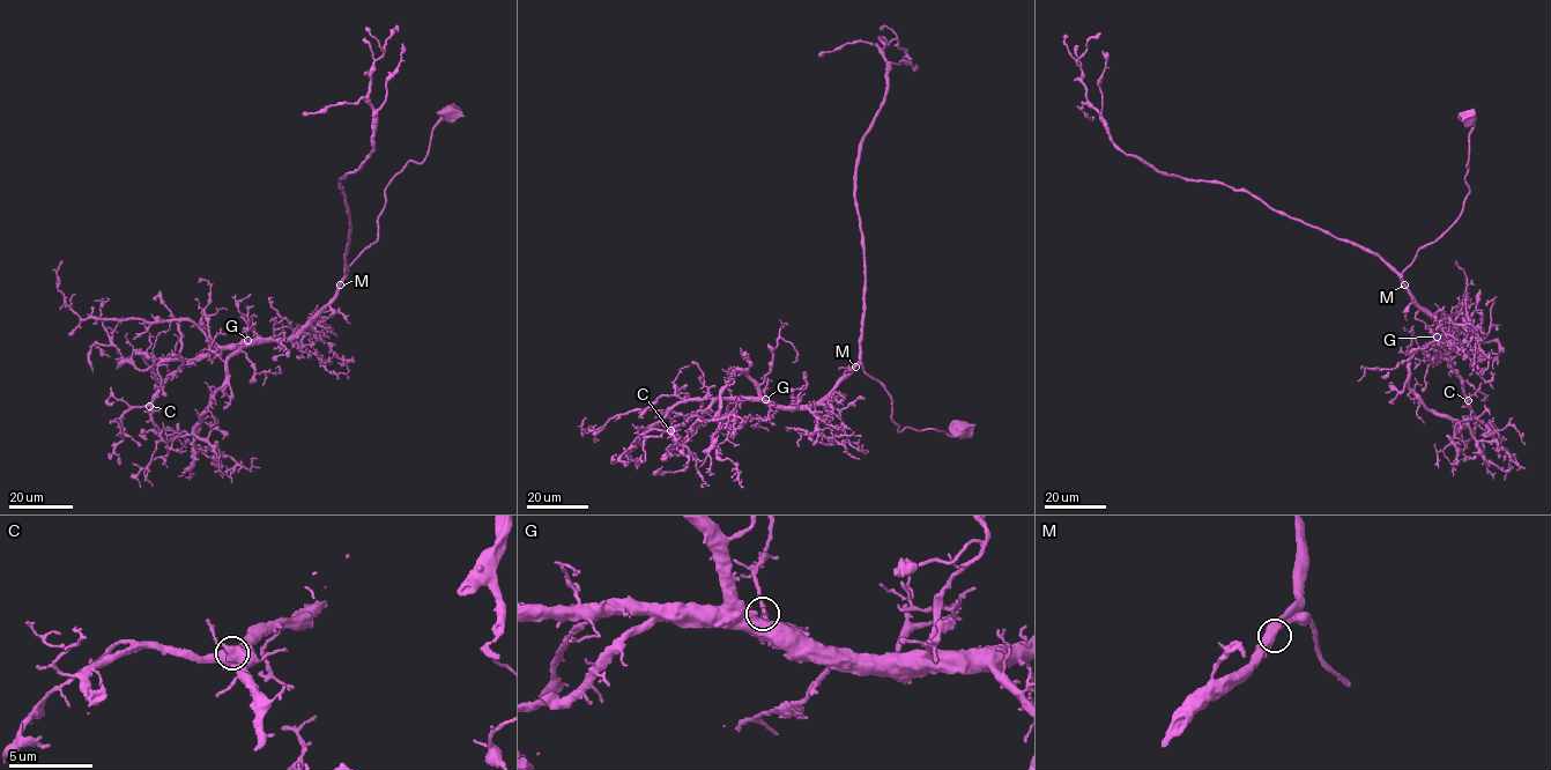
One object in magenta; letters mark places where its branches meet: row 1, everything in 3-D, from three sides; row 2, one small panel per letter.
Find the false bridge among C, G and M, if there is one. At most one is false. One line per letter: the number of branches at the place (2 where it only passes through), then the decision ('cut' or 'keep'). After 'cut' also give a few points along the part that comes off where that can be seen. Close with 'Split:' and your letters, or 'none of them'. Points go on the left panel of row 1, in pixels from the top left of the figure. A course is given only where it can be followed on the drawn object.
C: branches 2; keep
G: branches 2; keep
M: branches 2; keep
Split: none of them

